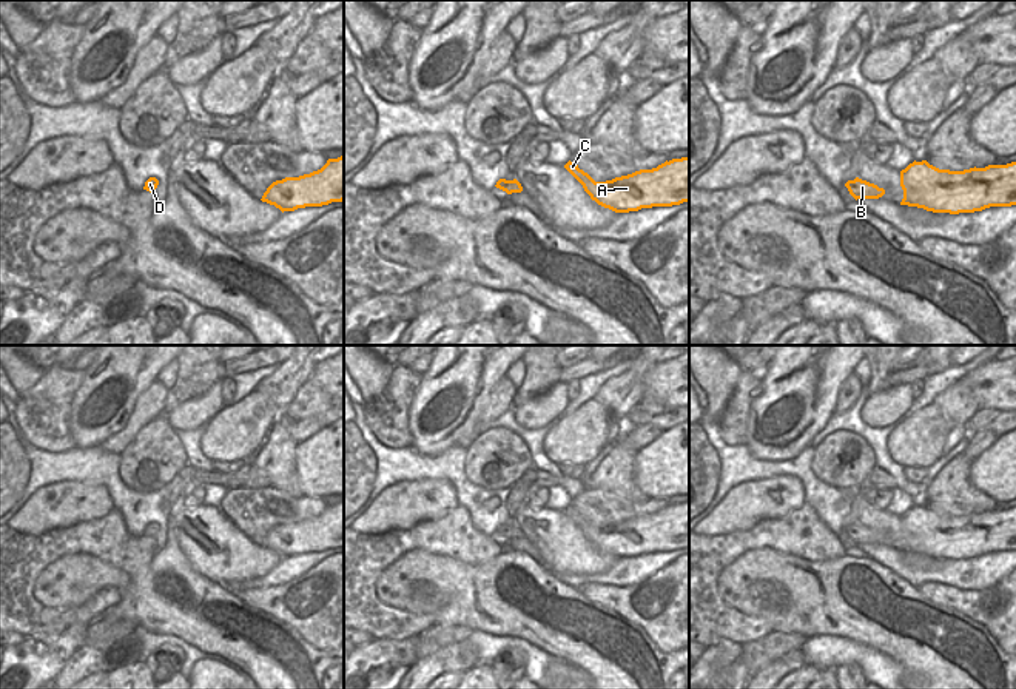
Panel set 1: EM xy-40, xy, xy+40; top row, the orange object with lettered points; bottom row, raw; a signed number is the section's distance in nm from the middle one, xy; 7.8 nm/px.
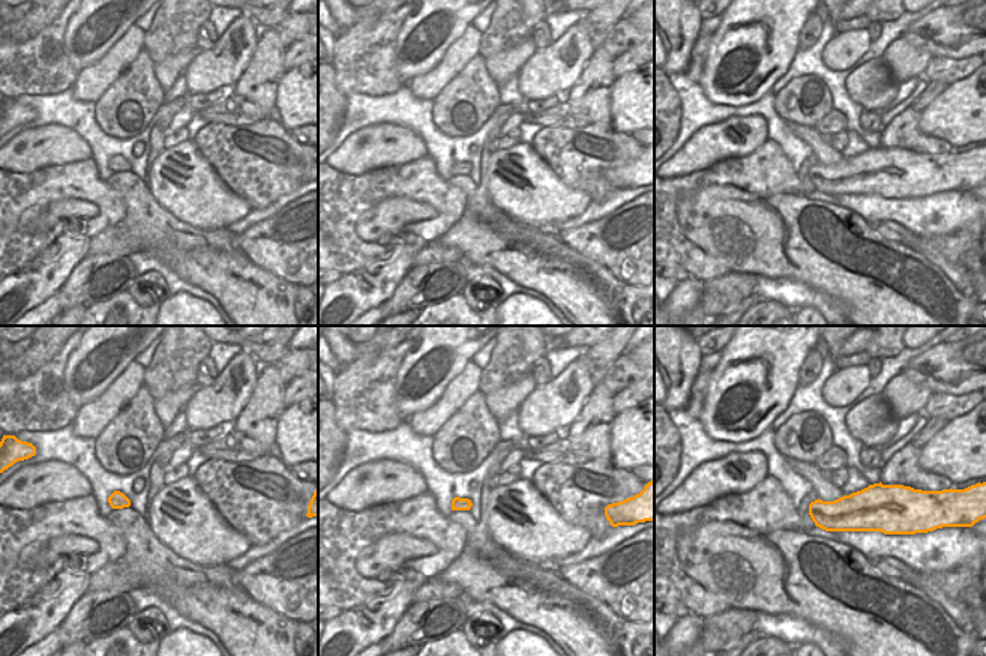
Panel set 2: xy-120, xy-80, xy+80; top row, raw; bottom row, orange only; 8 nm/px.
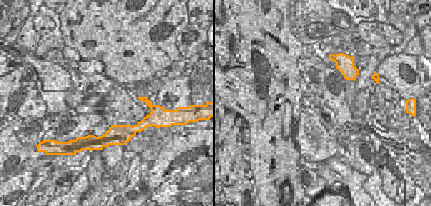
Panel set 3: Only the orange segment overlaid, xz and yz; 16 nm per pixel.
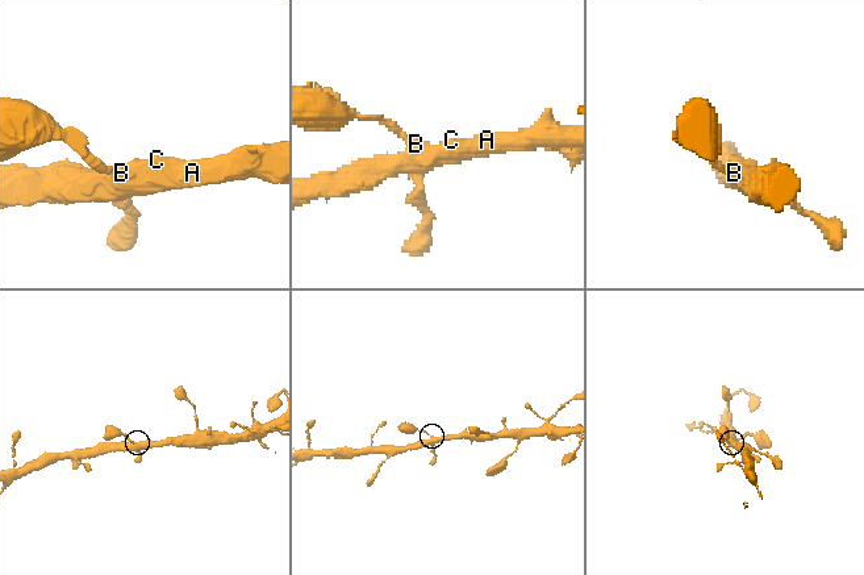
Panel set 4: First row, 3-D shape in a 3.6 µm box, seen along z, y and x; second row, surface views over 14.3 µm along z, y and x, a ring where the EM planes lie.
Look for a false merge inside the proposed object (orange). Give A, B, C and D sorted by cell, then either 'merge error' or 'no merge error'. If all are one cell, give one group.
A B C D | no merge error

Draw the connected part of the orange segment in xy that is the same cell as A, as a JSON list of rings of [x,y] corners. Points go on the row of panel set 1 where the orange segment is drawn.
[[[689,156],[606,182],[595,182],[570,160],[564,168],[583,185],[592,200],[615,213],[689,202]]]

